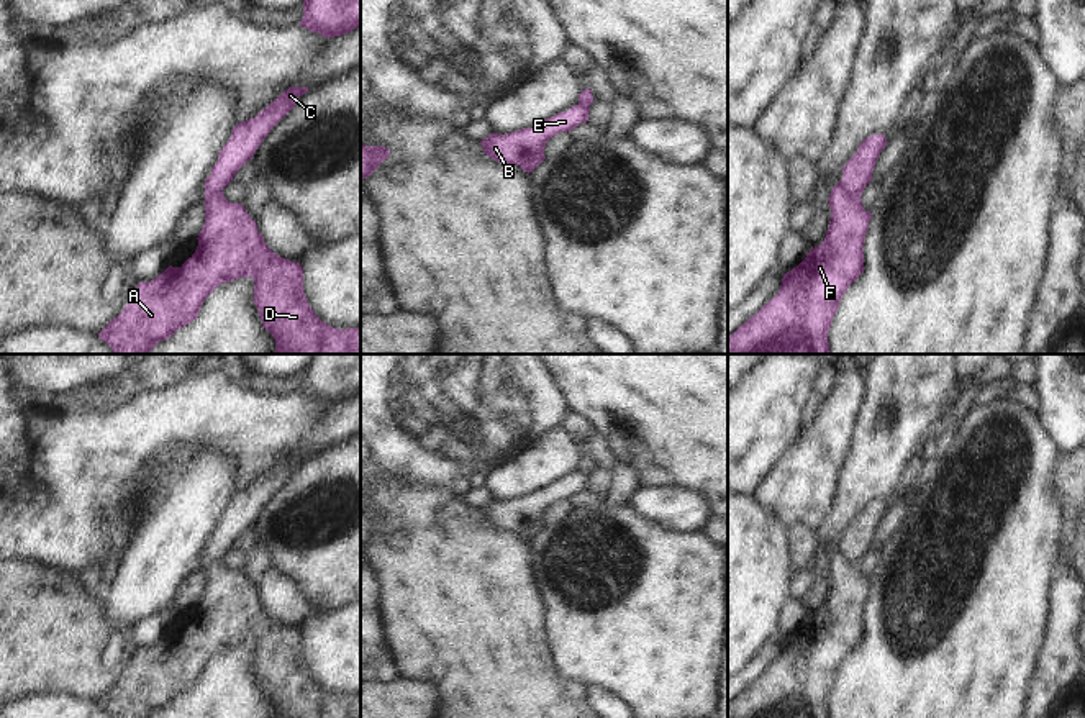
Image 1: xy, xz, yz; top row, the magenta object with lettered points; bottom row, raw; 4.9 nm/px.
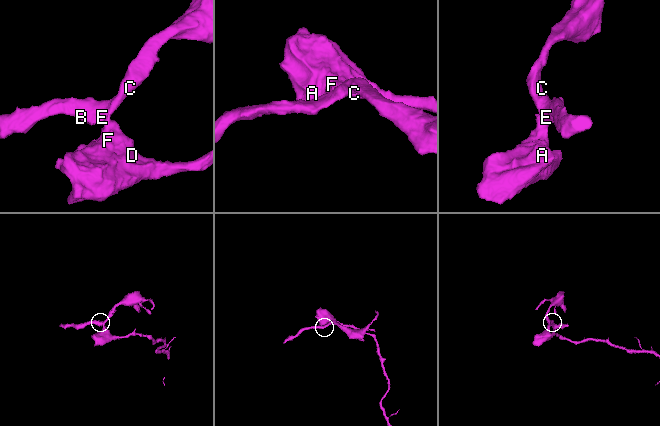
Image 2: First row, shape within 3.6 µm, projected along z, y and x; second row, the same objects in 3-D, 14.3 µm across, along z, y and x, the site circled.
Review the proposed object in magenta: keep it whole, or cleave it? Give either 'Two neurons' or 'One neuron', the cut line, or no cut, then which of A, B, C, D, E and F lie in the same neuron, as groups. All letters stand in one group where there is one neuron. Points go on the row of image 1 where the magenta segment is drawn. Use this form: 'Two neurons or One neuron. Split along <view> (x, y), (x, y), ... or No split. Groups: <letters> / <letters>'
Two neurons. Split along yz (839, 182), (859, 199). Groups: A D F / B C E.

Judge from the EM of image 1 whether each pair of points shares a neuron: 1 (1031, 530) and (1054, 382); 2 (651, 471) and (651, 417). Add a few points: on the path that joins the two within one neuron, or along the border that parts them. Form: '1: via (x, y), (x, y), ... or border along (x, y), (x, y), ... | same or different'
1: border along (1036, 412), (1041, 427), (1059, 453) | different
2: via (651, 458), (651, 430) | same

